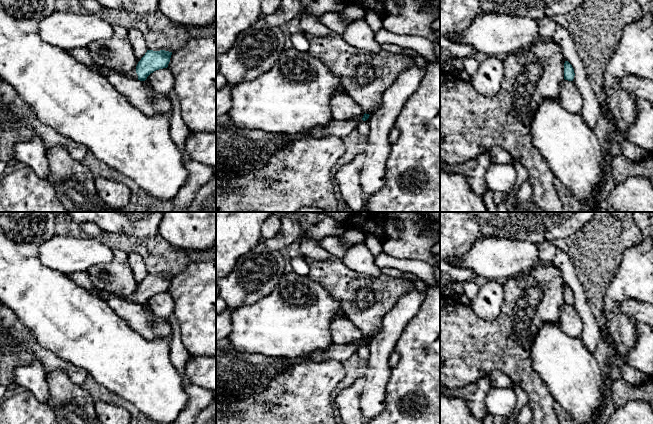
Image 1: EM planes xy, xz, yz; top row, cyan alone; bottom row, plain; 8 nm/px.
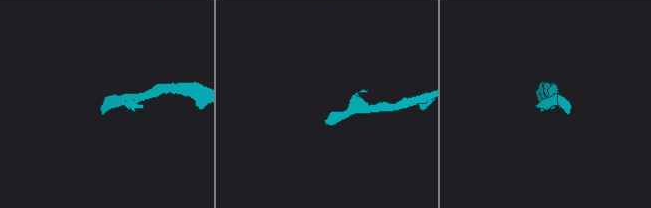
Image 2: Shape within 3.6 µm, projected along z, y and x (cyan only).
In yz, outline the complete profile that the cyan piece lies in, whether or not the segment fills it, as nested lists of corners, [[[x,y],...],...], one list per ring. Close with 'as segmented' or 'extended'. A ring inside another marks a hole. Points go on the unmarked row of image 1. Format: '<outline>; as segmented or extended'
[[[565,285],[565,287],[564,287],[564,303],[568,304],[568,305],[573,305],[574,300],[575,300],[575,297],[574,297],[574,293],[573,293],[572,289],[568,285]]]; as segmented

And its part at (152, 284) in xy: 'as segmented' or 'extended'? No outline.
extended

